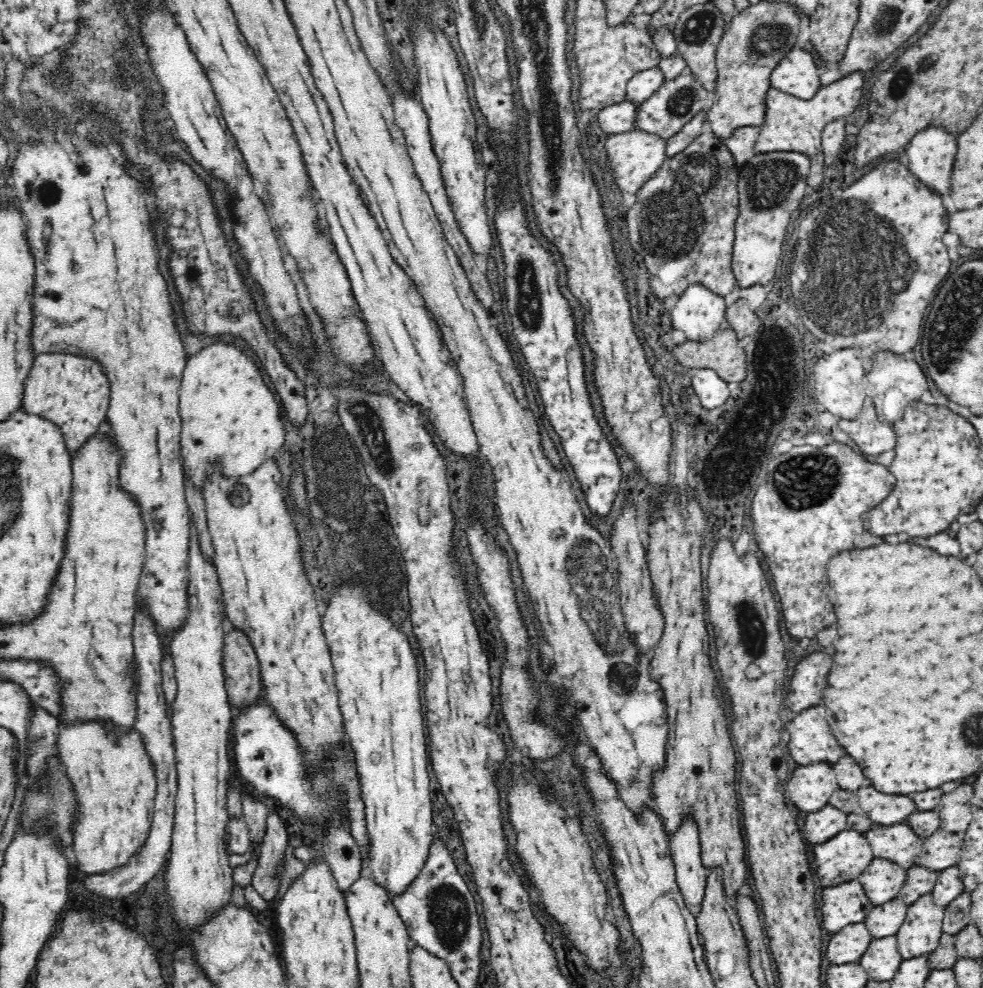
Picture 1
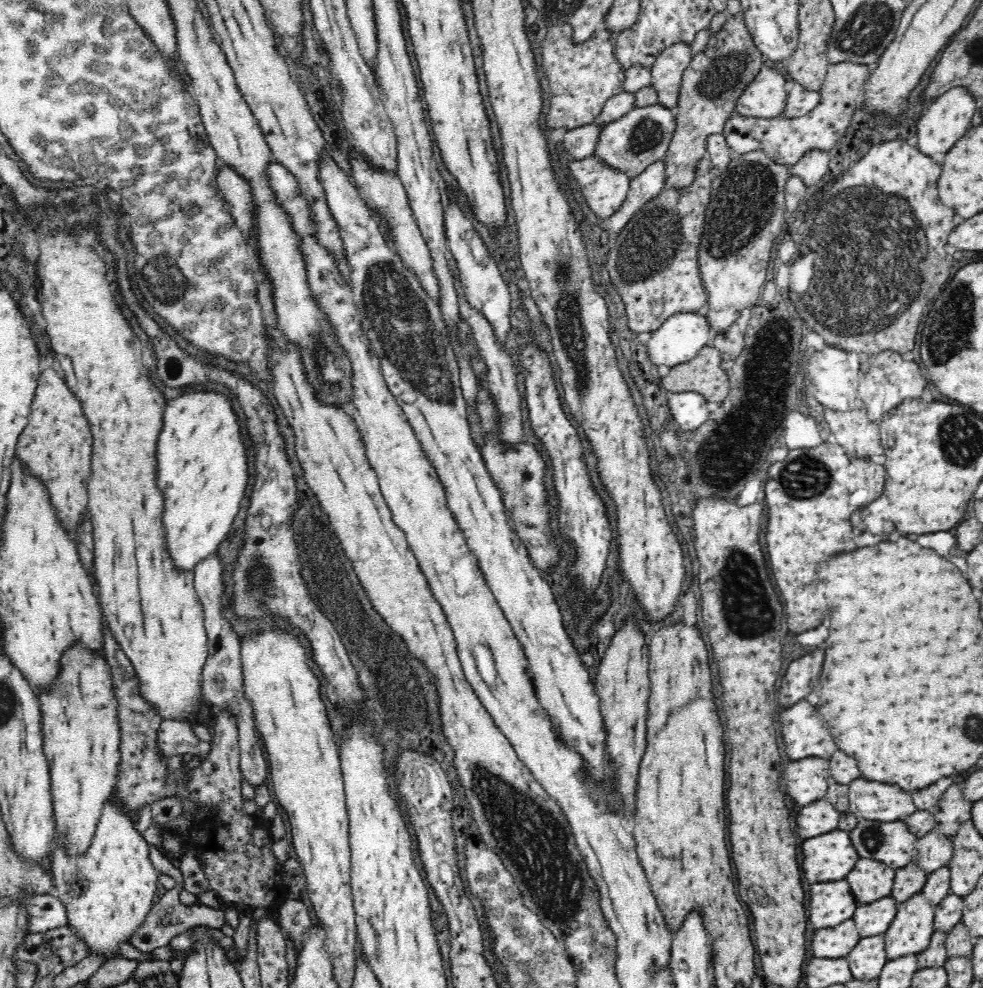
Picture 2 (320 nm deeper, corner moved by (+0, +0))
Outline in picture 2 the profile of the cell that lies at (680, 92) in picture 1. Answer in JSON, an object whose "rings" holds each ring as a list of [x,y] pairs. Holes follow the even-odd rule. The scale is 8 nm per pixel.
{"rings":[[[658,103],[644,108],[634,107],[622,118],[602,126],[593,156],[600,163],[626,173],[628,179],[632,180],[639,177],[650,164],[664,160],[674,126],[676,126],[674,110]]]}

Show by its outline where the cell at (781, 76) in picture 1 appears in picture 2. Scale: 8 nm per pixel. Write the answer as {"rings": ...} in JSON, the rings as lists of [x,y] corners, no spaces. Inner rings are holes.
{"rings":[[[772,68],[754,77],[738,96],[734,115],[754,118],[776,118],[786,104],[786,78]]]}

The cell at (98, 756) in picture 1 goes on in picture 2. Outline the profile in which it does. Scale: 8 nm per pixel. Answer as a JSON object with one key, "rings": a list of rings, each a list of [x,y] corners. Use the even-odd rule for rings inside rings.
{"rings":[[[113,799],[106,801],[101,811],[100,822],[83,855],[70,859],[70,855],[62,847],[56,847],[51,851],[47,863],[55,884],[55,893],[66,909],[66,927],[70,927],[76,937],[88,947],[89,956],[105,957],[100,966],[106,961],[124,958],[119,953],[120,946],[124,943],[131,944],[131,938],[145,923],[157,894],[159,877],[159,871],[154,869],[148,855],[147,840],[134,827],[136,821]]]}

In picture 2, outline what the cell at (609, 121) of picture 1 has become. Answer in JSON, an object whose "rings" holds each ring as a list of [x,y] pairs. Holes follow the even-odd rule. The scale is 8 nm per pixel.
{"rings":[[[592,123],[566,131],[561,143],[564,155],[570,155],[574,161],[592,157],[600,130],[602,126]]]}

